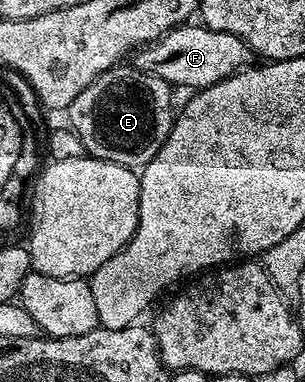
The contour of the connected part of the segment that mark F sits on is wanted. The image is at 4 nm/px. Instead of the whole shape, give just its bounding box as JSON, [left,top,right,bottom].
[133,23,252,91]

